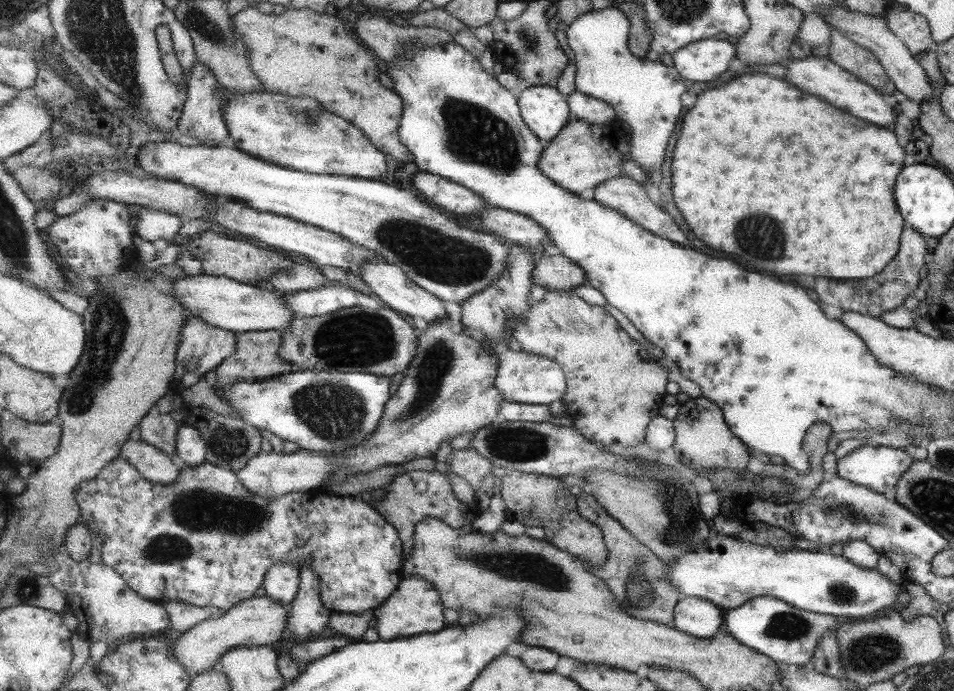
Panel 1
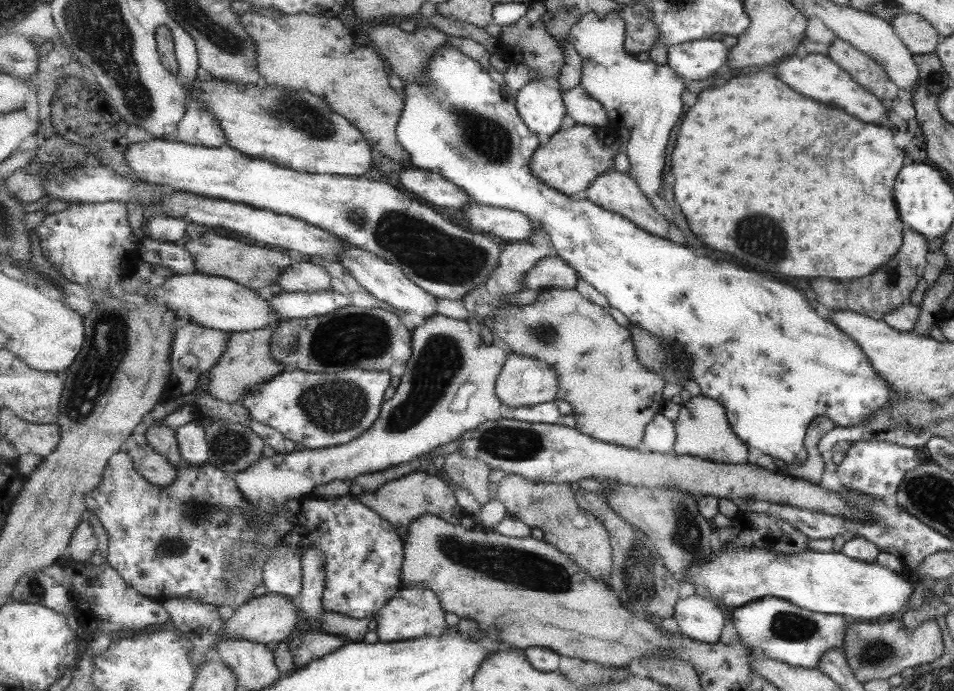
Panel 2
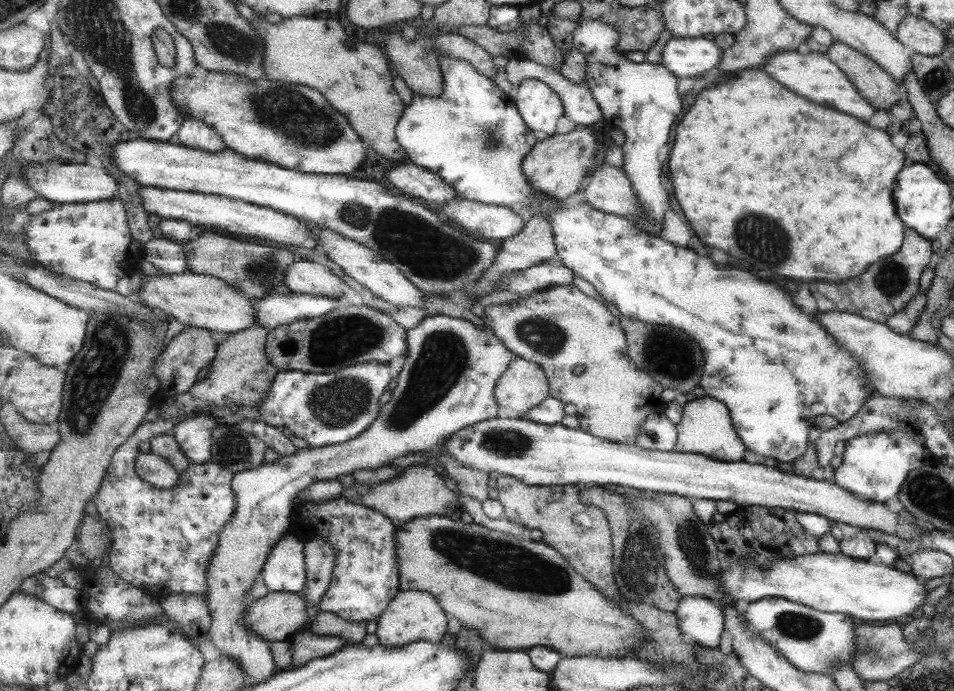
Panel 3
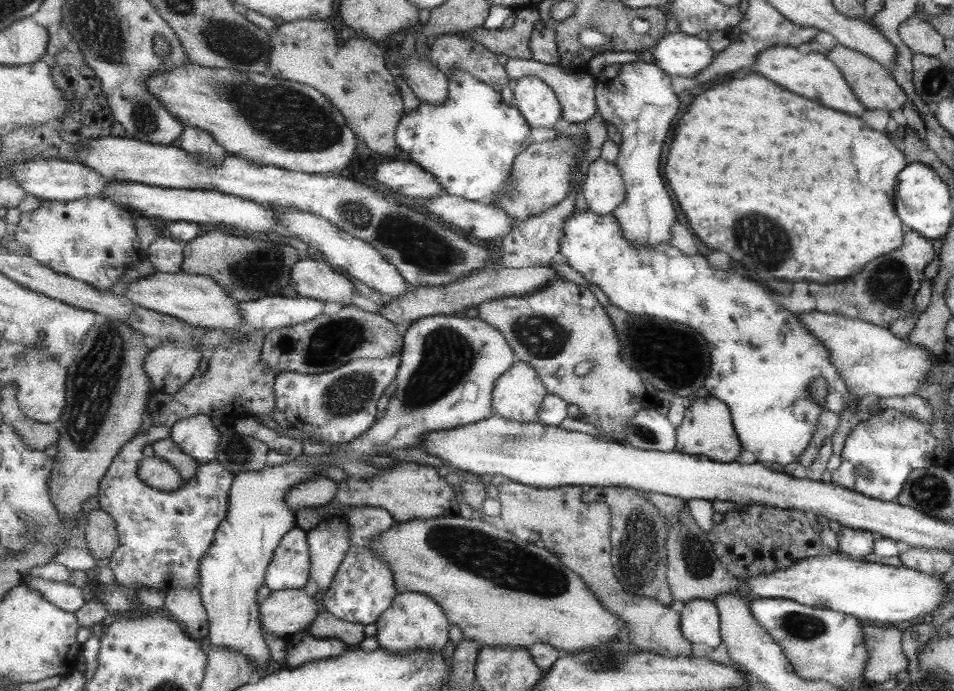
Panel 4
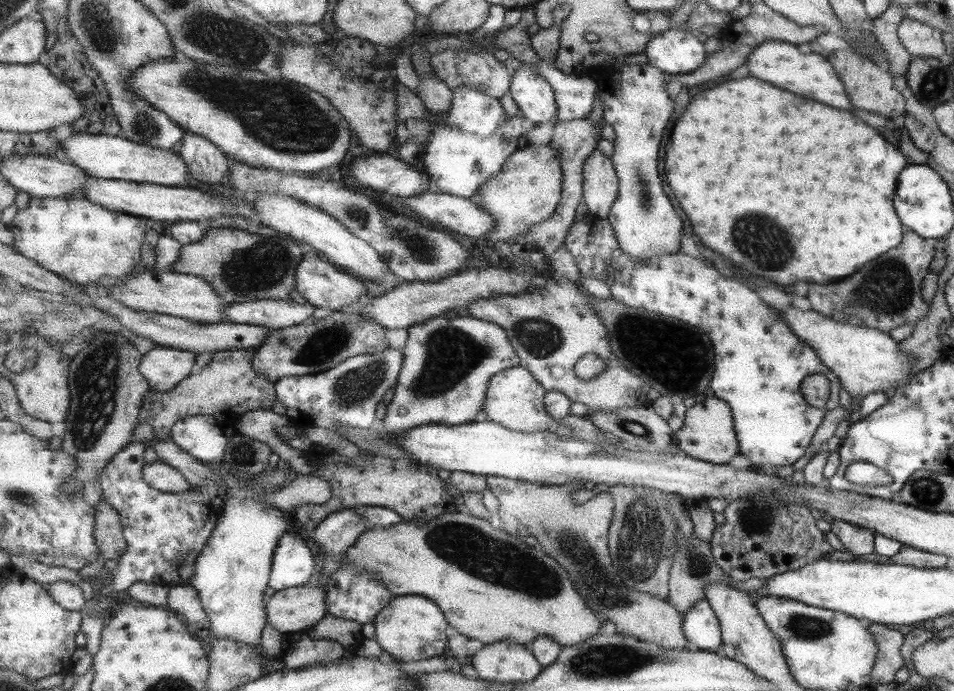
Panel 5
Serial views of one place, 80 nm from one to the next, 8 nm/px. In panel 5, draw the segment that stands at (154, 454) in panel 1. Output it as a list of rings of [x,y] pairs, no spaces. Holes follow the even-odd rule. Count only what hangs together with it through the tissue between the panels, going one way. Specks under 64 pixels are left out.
[[[161,460],[146,465],[144,478],[153,488],[159,489],[161,492],[179,493],[194,489],[179,469],[165,464]]]

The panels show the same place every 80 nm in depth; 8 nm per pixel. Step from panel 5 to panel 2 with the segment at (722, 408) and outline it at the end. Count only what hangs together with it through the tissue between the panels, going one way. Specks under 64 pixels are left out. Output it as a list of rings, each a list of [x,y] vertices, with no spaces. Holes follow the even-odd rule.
[[[699,394],[687,399],[678,414],[679,418],[675,420],[674,426],[676,437],[673,445],[676,455],[698,456],[703,460],[721,464],[745,464],[748,446],[731,432],[721,404]]]

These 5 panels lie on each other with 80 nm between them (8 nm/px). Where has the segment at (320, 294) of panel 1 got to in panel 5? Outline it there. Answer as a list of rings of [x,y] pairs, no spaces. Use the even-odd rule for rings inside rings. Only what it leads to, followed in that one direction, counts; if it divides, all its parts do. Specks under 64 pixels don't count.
[[[276,297],[255,298],[224,306],[224,318],[235,324],[257,325],[272,330],[287,328],[310,322],[316,306],[310,302],[298,304],[285,302]]]

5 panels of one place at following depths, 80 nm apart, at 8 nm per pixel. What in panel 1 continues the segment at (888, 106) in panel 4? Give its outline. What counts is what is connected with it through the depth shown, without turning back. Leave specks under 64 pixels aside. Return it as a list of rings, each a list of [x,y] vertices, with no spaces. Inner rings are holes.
[[[831,27],[830,44],[828,45],[828,54],[830,61],[840,65],[849,73],[853,73],[859,81],[870,85],[871,88],[883,95],[893,94],[894,85],[891,83],[883,67],[877,64],[877,59],[864,46],[855,44],[844,34]]]

